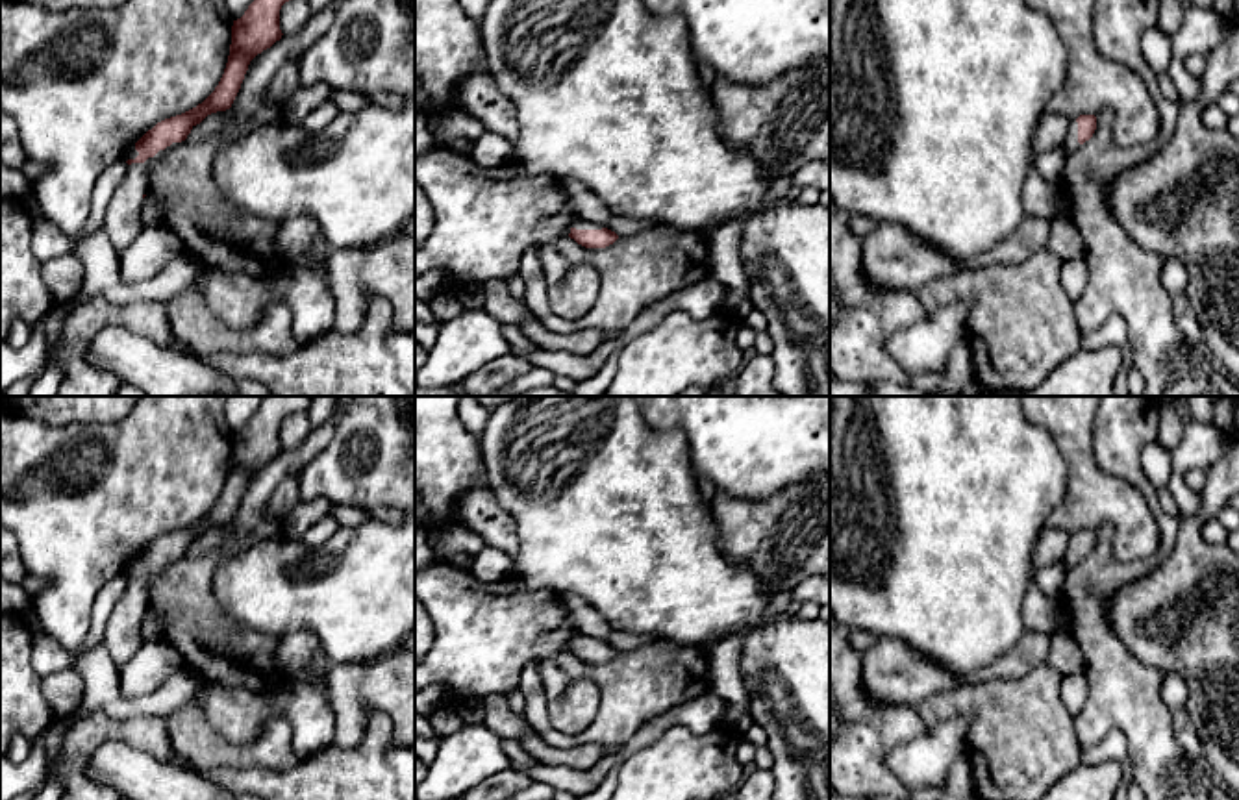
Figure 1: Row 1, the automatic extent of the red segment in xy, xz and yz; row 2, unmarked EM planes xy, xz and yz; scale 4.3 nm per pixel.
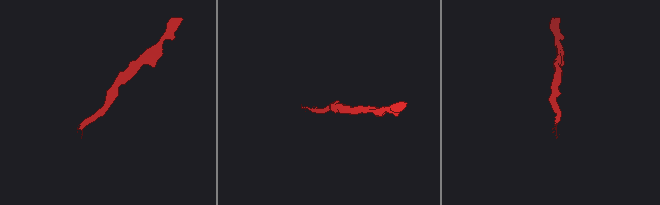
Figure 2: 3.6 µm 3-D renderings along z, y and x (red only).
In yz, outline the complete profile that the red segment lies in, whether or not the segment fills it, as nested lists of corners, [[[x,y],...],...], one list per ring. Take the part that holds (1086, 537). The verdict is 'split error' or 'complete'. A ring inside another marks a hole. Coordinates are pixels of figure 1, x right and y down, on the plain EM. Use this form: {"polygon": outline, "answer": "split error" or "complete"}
{"polygon": [[[1080,530],[1078,533],[1070,535],[1069,546],[1063,556],[1063,563],[1067,570],[1078,565],[1080,559],[1089,556],[1096,544],[1096,531],[1095,530]]], "answer": "split error"}

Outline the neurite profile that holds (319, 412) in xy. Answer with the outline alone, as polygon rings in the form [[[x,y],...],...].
[[[315,396],[313,404],[306,411],[313,430],[330,419],[335,400],[337,396]]]

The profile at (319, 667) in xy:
[[[319,648],[317,661],[307,669],[296,672],[294,680],[315,685],[315,680],[328,670],[328,659],[322,648]]]

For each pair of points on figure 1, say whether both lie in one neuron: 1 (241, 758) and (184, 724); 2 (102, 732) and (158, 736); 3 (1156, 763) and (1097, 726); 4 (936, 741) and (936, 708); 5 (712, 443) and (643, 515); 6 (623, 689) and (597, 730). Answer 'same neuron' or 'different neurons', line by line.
1: same neuron
2: same neuron
3: same neuron
4: different neurons
5: different neurons
6: same neuron

